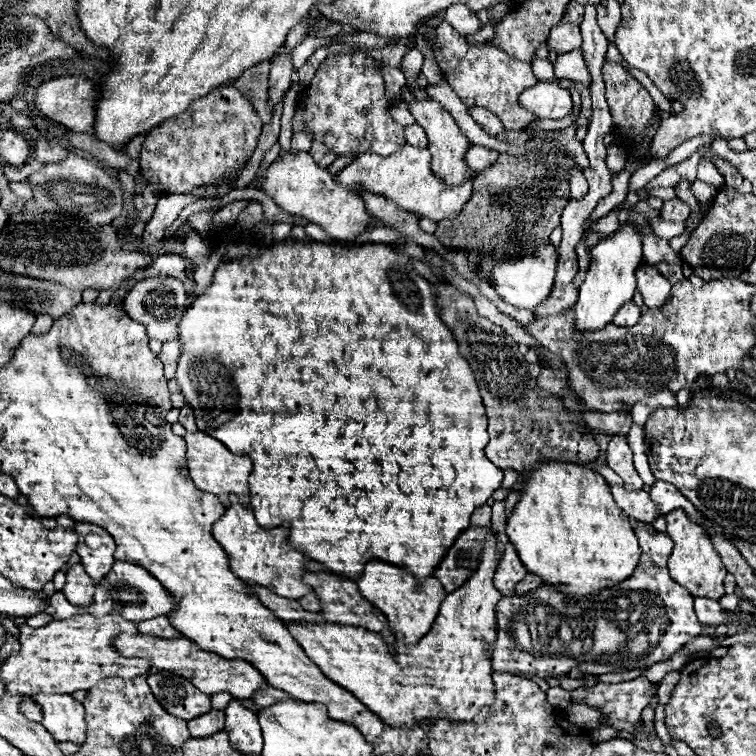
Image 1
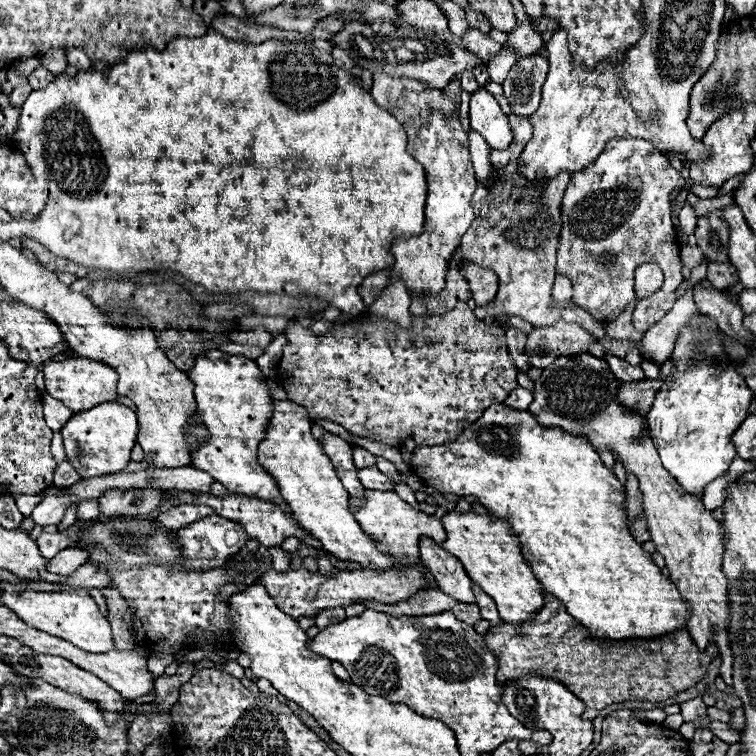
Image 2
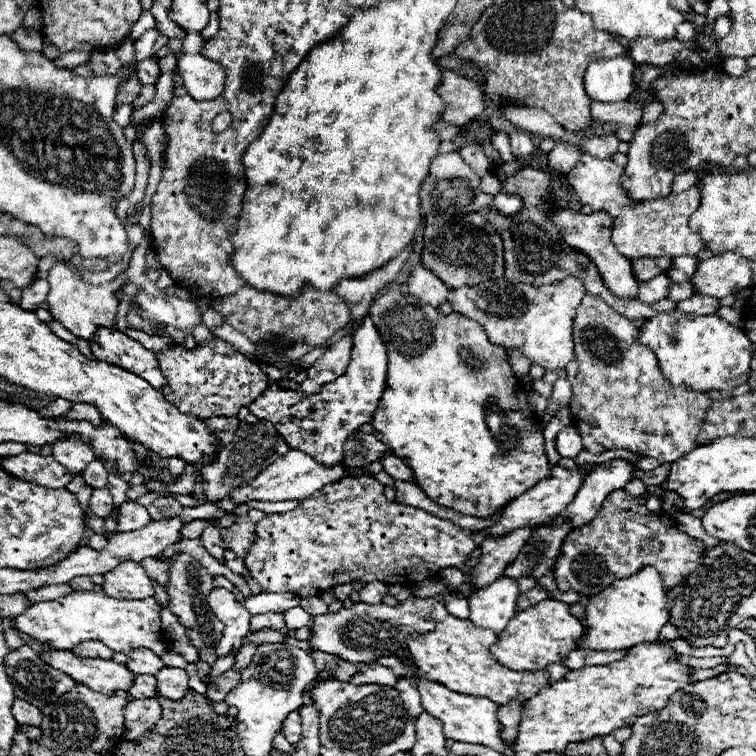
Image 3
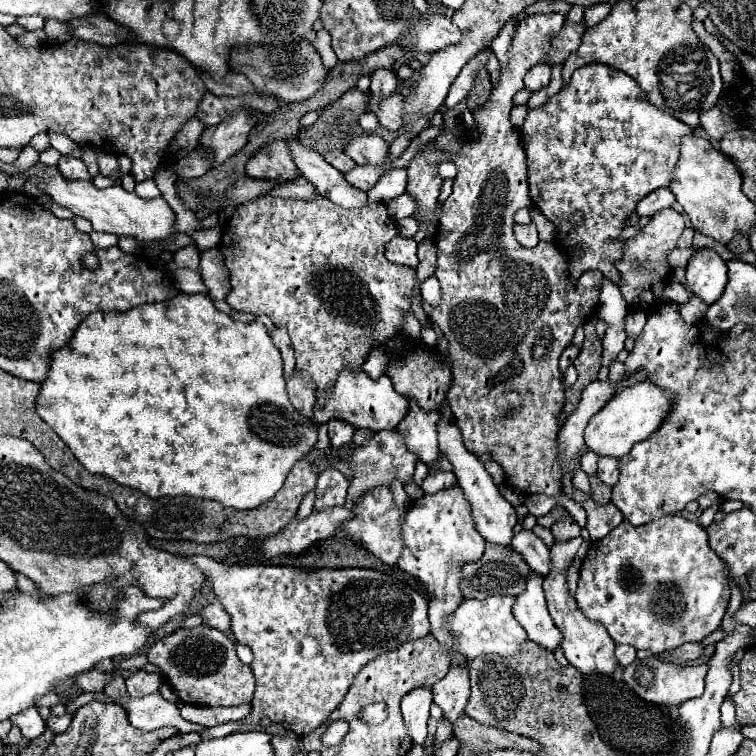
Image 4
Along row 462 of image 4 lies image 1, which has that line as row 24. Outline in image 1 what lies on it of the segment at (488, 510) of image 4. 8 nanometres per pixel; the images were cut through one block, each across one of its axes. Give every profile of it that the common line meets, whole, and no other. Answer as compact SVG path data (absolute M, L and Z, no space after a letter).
M454 4L444 12L444 20L450 22L460 34L476 34L482 24L478 16L464 4Z

